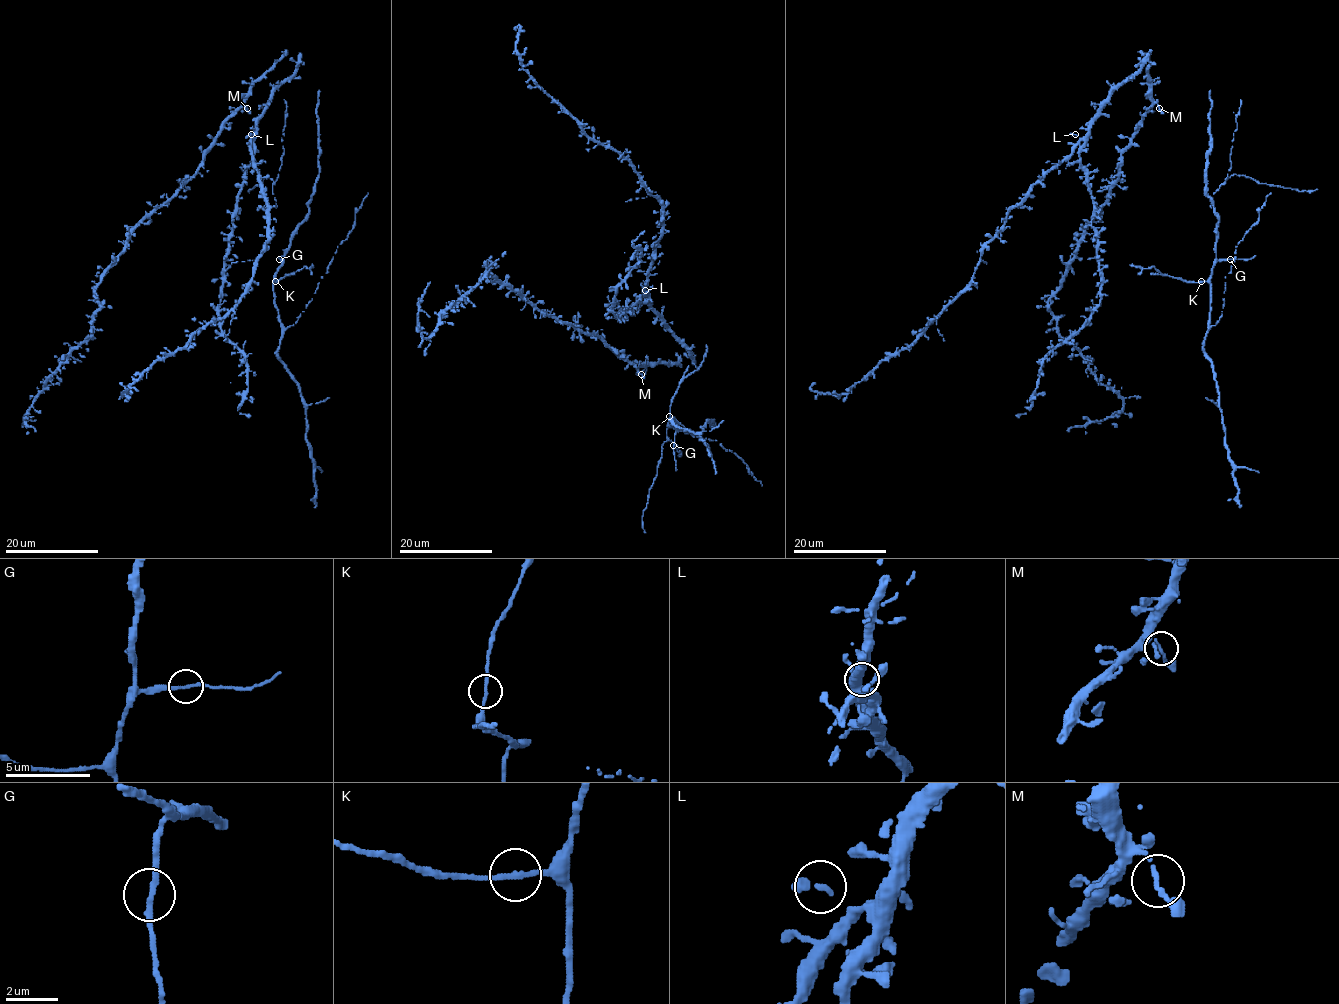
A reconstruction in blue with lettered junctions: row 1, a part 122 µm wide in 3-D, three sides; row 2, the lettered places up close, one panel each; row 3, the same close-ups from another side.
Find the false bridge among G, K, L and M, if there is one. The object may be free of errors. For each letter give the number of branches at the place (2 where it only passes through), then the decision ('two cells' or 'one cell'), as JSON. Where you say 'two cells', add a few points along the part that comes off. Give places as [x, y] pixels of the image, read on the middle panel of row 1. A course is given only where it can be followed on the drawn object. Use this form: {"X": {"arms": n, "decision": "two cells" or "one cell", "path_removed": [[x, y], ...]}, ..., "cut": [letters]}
{"G": {"arms": 2, "decision": "one cell"}, "K": {"arms": 2, "decision": "one cell"}, "L": {"arms": 2, "decision": "one cell"}, "M": {"arms": 2, "decision": "one cell"}, "cut": []}

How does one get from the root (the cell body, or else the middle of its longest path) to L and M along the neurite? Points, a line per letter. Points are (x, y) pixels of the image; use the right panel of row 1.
L: (1142, 55), (1141, 67), (1112, 92), (1090, 131), (1082, 138), (1075, 134)
M: (1142, 55), (1147, 55), (1149, 63), (1149, 96), (1159, 108)

